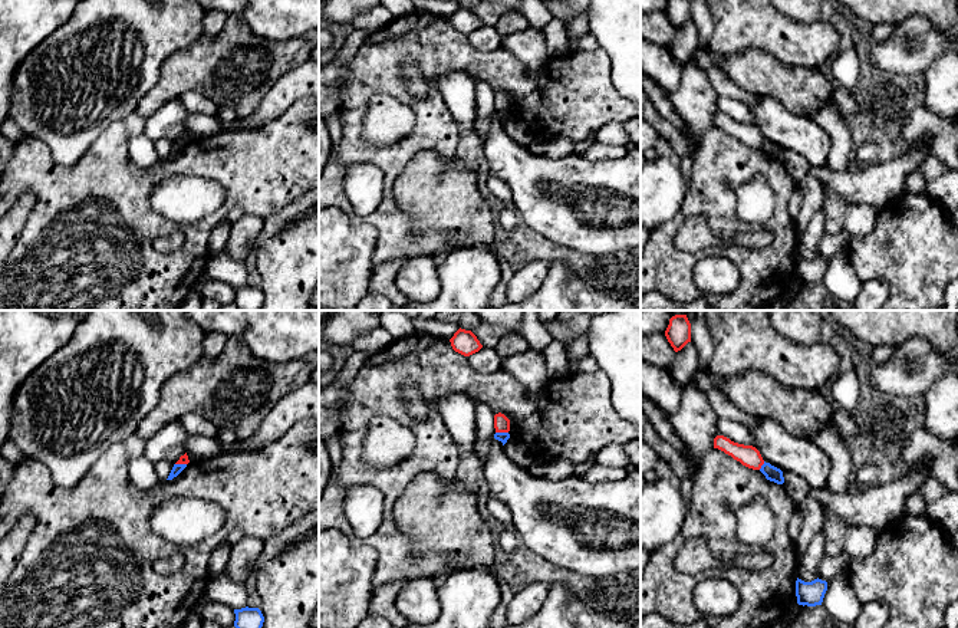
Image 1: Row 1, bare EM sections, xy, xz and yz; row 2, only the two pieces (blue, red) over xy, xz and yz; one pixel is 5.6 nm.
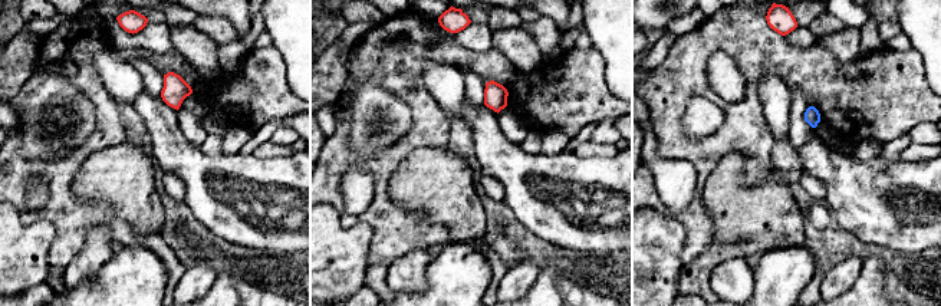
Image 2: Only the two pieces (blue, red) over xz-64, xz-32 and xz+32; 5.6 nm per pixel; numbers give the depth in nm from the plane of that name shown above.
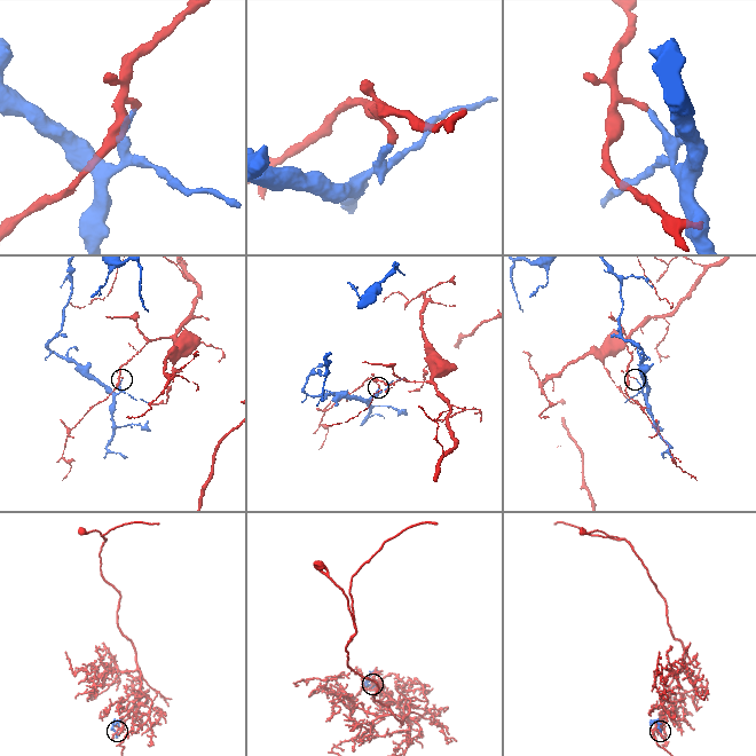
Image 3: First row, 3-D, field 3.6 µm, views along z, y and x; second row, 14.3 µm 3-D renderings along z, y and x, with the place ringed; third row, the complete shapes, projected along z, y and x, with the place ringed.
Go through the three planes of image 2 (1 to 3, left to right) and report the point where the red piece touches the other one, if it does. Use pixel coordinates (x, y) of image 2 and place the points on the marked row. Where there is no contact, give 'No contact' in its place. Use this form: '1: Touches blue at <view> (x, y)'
1: No contact
2: No contact
3: No contact

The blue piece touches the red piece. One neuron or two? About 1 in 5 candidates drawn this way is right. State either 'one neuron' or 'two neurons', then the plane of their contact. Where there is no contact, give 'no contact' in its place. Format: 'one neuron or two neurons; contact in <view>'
two neurons; contact in xz

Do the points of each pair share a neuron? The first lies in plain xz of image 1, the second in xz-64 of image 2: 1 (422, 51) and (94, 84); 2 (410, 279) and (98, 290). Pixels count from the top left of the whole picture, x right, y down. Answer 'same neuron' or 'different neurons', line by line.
1: same neuron
2: different neurons

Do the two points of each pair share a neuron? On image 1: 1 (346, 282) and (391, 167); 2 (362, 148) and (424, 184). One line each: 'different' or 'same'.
1: different
2: different

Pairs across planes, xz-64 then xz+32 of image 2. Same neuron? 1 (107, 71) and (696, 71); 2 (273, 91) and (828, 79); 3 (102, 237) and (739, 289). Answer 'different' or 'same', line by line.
1: different
2: same
3: same

